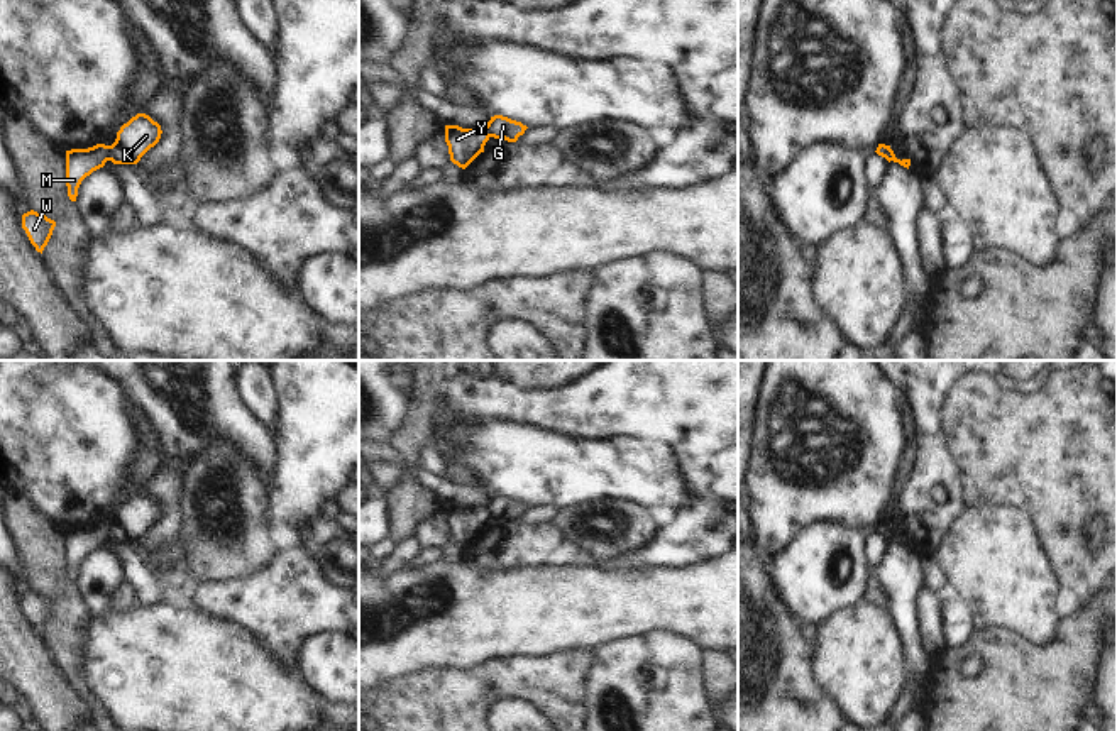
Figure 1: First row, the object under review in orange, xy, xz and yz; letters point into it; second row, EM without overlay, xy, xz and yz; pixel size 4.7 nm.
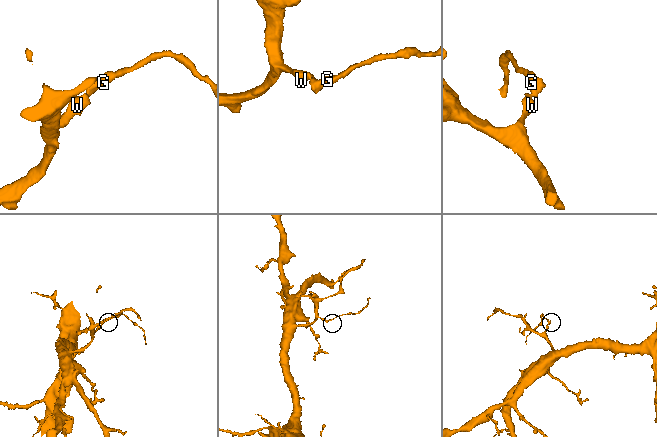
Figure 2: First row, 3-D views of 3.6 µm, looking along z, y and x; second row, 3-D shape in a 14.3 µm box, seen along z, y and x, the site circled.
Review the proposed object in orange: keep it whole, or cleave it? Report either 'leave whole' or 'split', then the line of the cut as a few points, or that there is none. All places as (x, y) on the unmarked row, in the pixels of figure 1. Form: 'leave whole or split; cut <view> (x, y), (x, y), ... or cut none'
split; cut xy (110, 525), (107, 538)

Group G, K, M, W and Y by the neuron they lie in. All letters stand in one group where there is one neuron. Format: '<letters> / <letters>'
G K / M W Y

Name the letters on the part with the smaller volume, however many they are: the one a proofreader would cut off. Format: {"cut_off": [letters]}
{"cut_off": ["G", "K"]}

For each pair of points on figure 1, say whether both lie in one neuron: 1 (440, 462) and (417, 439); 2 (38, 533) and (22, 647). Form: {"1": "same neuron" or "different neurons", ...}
{"1": "different neurons", "2": "different neurons"}

